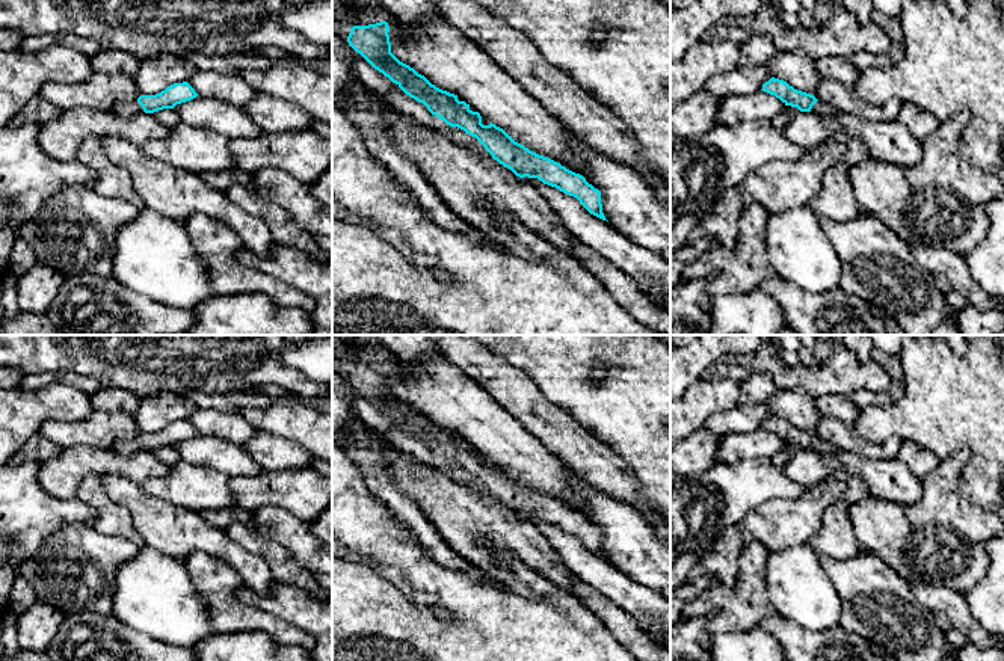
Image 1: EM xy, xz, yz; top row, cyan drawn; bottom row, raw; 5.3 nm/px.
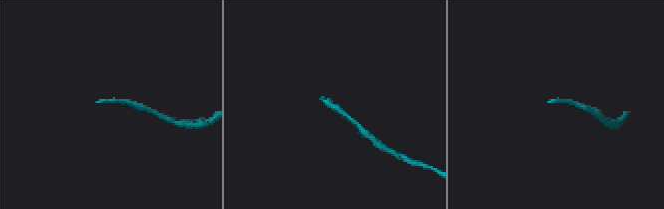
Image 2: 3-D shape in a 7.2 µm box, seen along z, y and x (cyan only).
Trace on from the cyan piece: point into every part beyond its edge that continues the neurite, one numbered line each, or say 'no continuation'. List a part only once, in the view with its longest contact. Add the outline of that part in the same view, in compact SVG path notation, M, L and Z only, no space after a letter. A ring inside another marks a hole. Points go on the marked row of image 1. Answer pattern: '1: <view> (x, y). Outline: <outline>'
1: xz (367, 76). Outline: M352 48L353 50L353 48ZM353 50L353 71L359 83L376 94L379 94L383 101L399 112L418 119L421 124L442 133L460 146L468 148L476 155L494 160L492 155L485 149L485 146L473 136L467 134L457 127L447 125L442 119L432 115L423 103L406 95L399 89L388 77L374 69L359 53Z

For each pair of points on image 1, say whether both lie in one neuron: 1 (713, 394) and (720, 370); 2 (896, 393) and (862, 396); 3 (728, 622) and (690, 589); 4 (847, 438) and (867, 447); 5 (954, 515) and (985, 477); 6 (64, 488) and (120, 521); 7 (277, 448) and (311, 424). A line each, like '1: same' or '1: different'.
1: different
2: same
3: different
4: same
5: different
6: different
7: different

